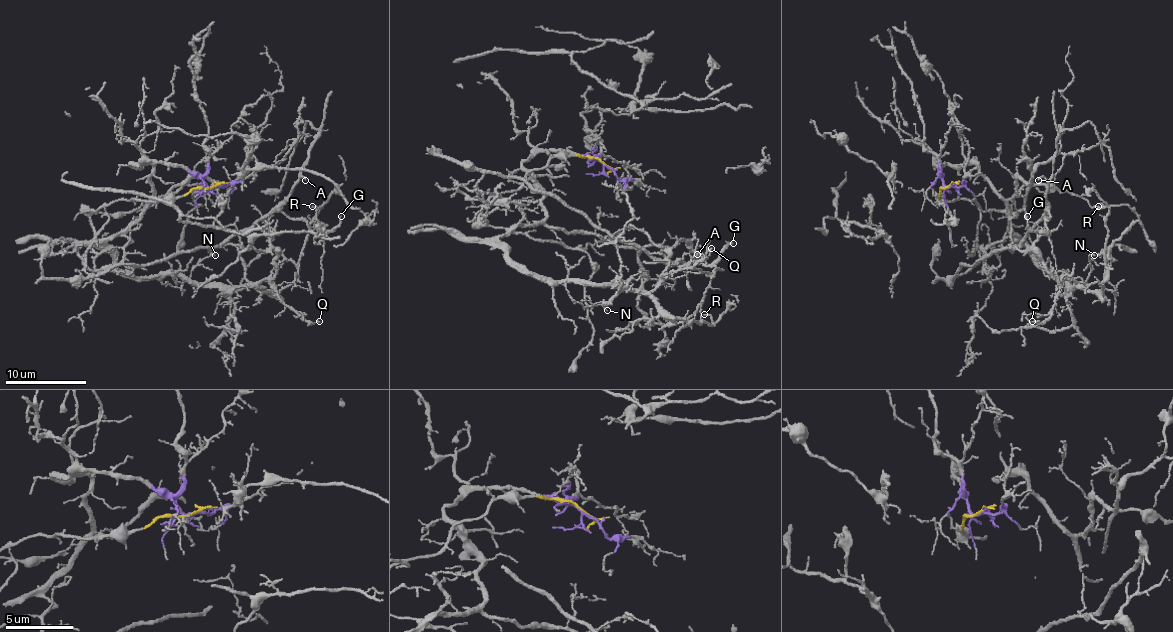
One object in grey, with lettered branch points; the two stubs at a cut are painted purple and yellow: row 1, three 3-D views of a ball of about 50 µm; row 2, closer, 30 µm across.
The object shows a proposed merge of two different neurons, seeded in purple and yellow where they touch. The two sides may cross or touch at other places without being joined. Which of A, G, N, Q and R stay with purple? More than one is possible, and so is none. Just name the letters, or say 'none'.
N, Q, R

